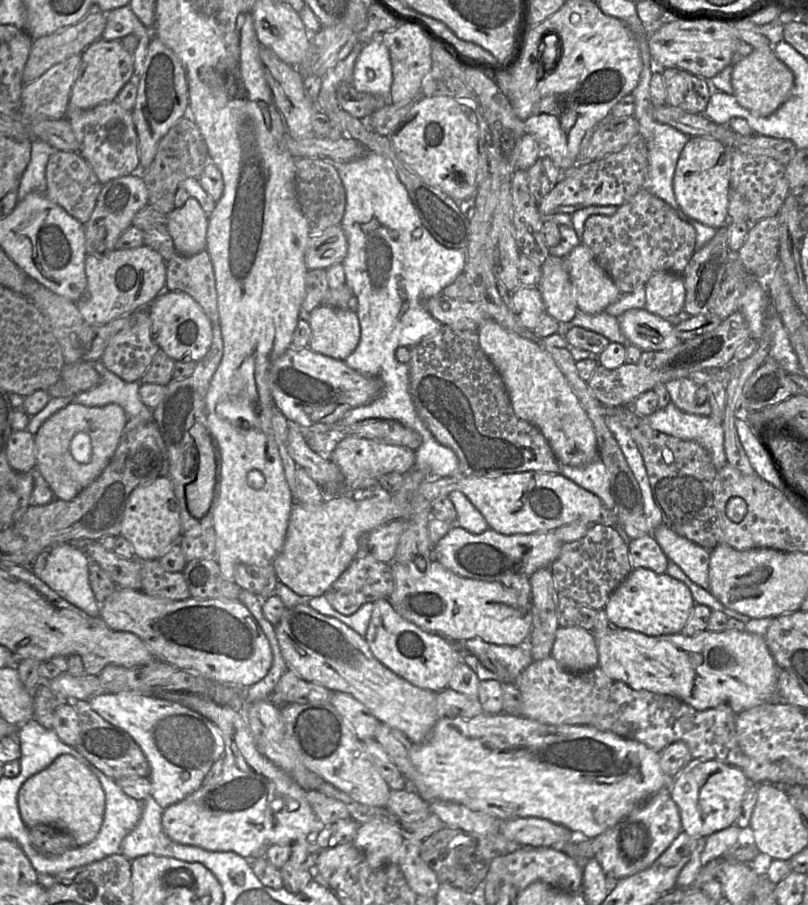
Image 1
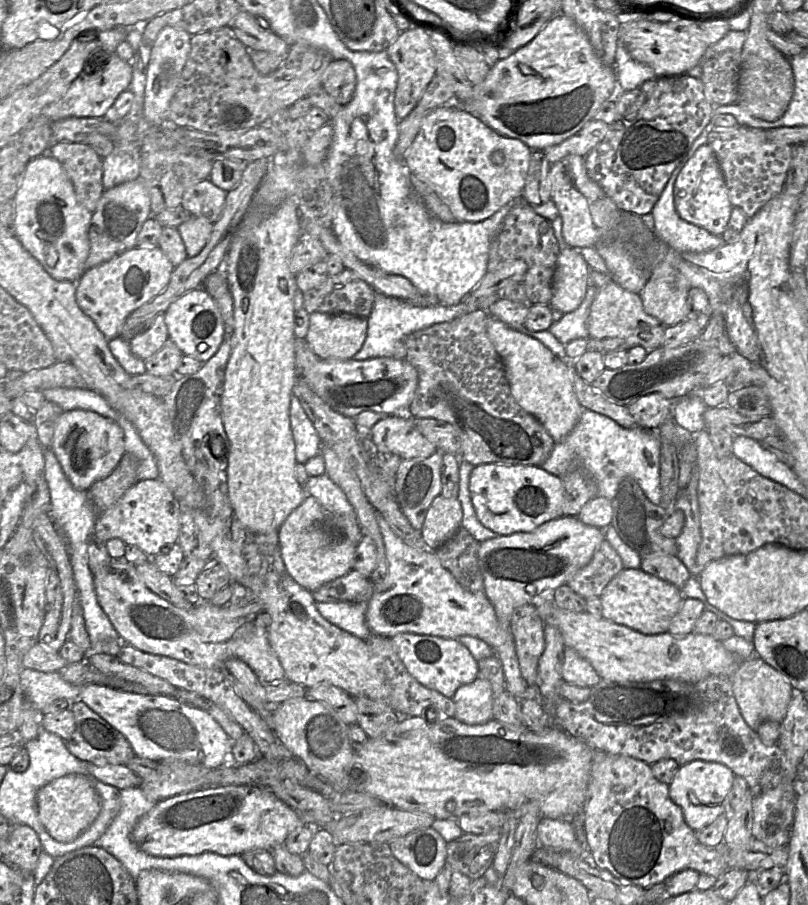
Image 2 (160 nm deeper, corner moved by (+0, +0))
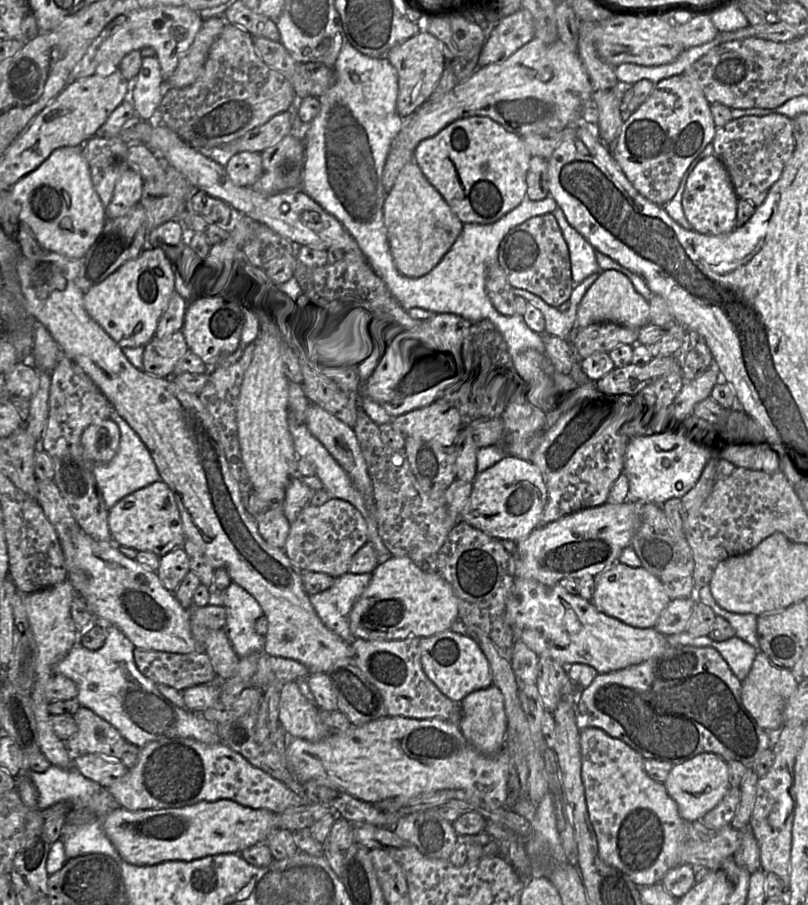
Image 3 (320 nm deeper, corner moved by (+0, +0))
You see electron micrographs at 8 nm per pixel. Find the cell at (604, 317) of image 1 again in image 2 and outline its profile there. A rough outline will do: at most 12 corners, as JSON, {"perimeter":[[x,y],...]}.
{"perimeter":[[588,286],[576,310],[553,322],[548,331],[565,345],[590,339],[587,321],[597,292]]}

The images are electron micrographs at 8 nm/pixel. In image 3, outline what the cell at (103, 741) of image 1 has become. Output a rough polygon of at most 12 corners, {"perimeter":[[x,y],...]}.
{"perimeter":[[82,706],[71,755],[122,757],[127,741],[112,724]]}

